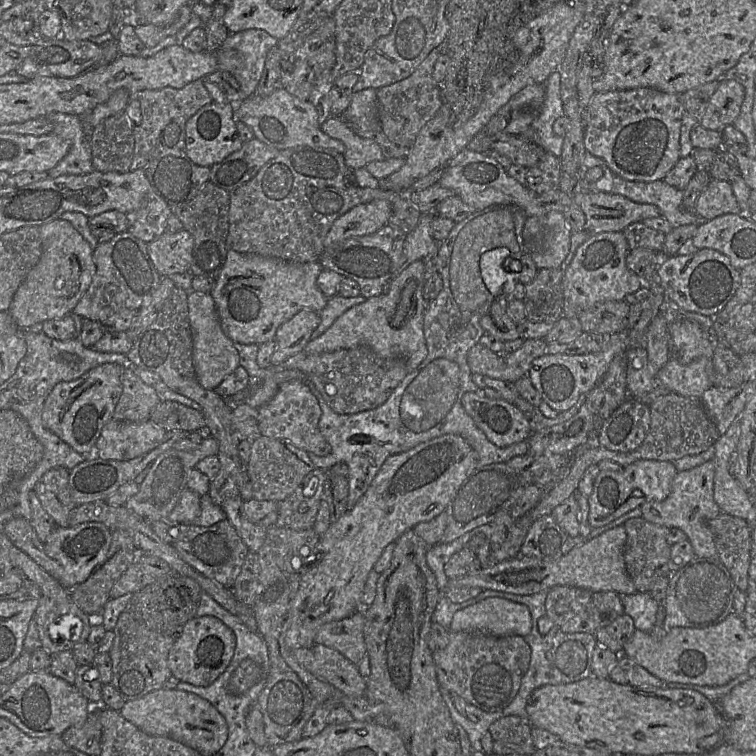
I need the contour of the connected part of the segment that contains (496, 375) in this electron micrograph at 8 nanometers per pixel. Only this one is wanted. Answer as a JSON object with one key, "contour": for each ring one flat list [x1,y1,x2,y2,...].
{"contour":[[477,343,469,350,467,362,472,373,514,384,526,374,518,368,507,365,504,357,505,355,496,354]]}

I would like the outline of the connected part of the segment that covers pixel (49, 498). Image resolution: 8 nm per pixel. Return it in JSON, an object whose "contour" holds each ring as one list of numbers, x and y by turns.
{"contour":[[64,467,48,470,35,484,34,492,56,526,68,527,69,513,77,506,70,494,69,470]]}

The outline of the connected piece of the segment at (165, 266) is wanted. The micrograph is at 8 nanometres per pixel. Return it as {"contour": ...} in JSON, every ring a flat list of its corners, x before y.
{"contour":[[185,229,175,233,165,232,147,244,148,255,163,277,190,272,194,241]]}

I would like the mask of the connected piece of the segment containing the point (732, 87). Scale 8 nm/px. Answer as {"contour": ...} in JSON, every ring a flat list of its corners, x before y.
{"contour":[[722,80,699,119,705,129,721,131,738,117,745,97,744,87,735,80]]}

